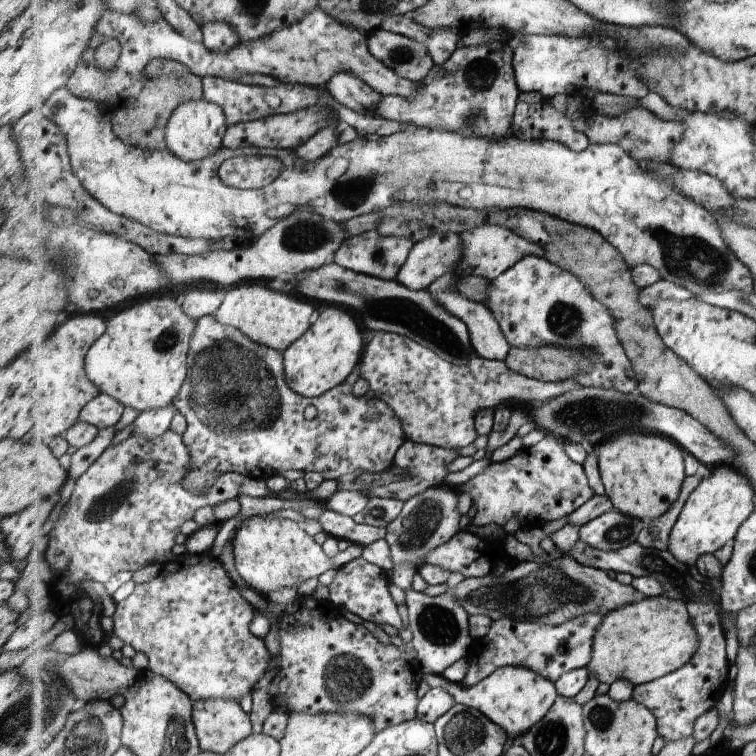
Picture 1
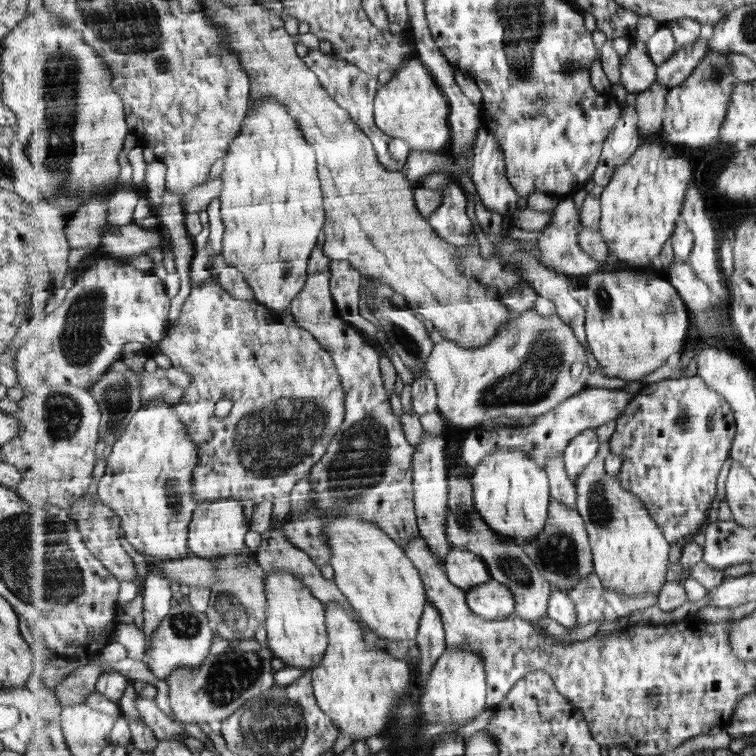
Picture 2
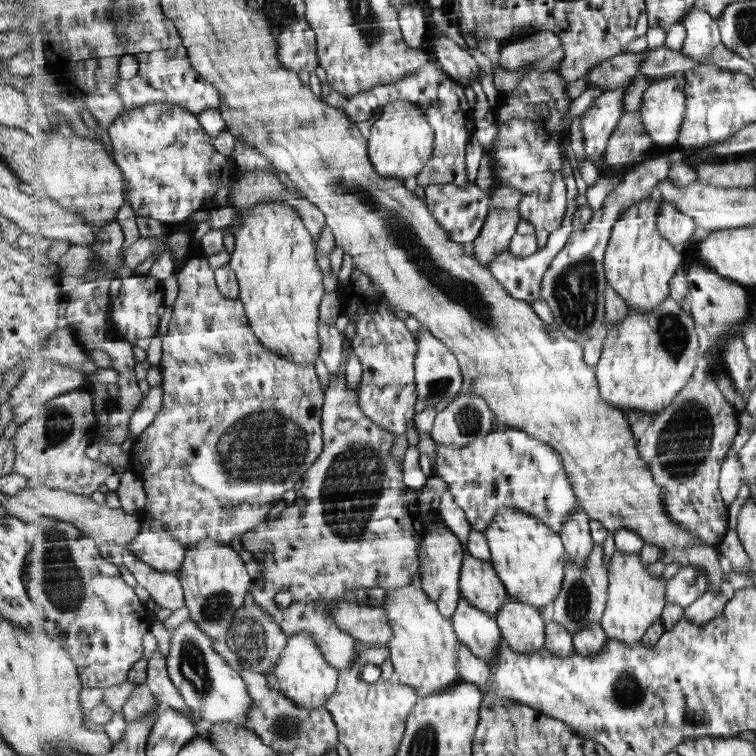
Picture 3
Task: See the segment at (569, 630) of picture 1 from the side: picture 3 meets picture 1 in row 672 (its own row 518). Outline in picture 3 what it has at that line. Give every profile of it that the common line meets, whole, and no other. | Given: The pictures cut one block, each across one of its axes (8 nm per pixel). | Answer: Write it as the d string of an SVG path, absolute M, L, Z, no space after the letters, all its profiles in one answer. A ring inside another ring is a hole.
M499 426L487 436L479 437L464 447L436 443L436 470L438 470L436 474L448 484L448 490L453 496L454 502L465 512L472 529L486 531L498 510L515 507L541 519L560 534L565 521L572 510L579 506L579 502L564 467L563 458L555 449L541 439L531 436L527 431Z

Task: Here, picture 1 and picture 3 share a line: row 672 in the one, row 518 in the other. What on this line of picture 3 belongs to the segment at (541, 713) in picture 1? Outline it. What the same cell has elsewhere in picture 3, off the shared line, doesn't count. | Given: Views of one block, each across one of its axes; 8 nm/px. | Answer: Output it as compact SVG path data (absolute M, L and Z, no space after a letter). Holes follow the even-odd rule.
M505 507L496 512L493 522L484 533L492 552L491 561L511 598L517 602L534 604L542 610L558 597L569 556L562 536L557 531L523 509Z

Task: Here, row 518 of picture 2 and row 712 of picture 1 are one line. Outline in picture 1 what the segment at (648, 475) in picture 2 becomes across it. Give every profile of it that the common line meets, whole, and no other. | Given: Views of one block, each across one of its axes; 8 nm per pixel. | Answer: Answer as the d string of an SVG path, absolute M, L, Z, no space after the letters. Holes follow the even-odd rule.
M703 595L702 601L689 601L687 605L700 634L700 650L679 670L634 688L633 698L656 714L660 736L665 742L690 737L697 718L719 704L730 682L731 662L728 659L727 636L721 621L721 604L712 599L711 595Z

